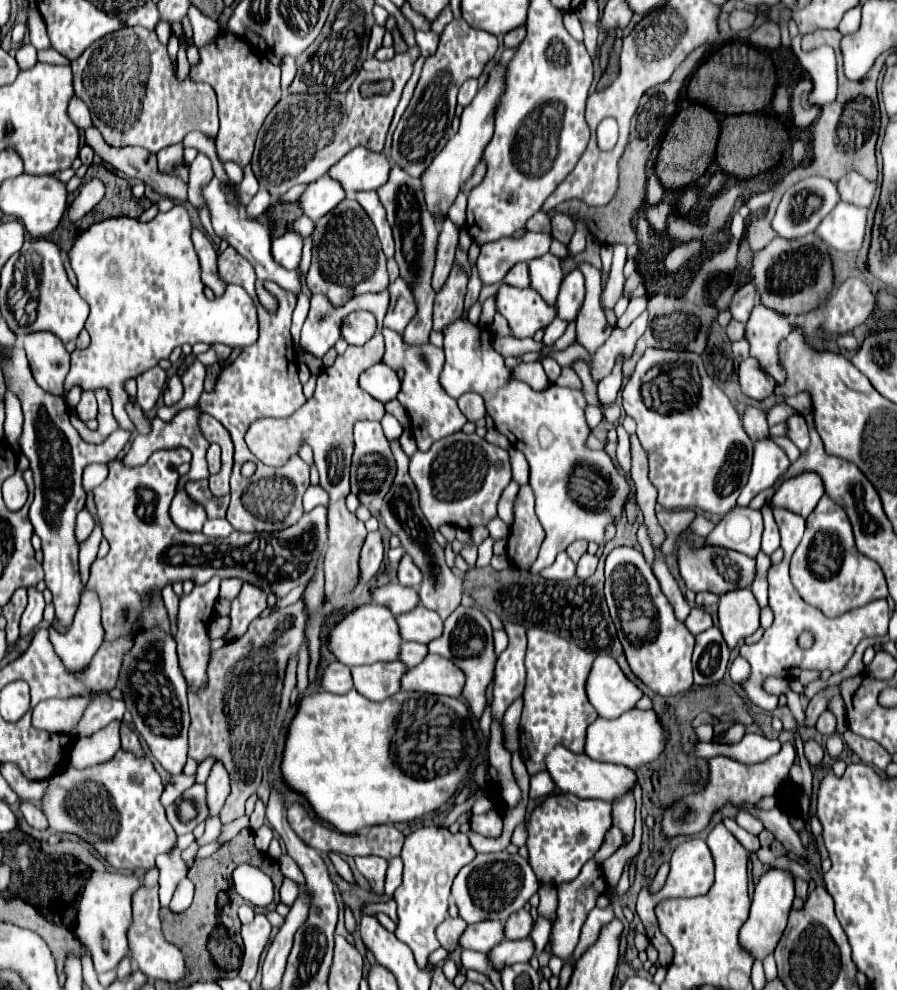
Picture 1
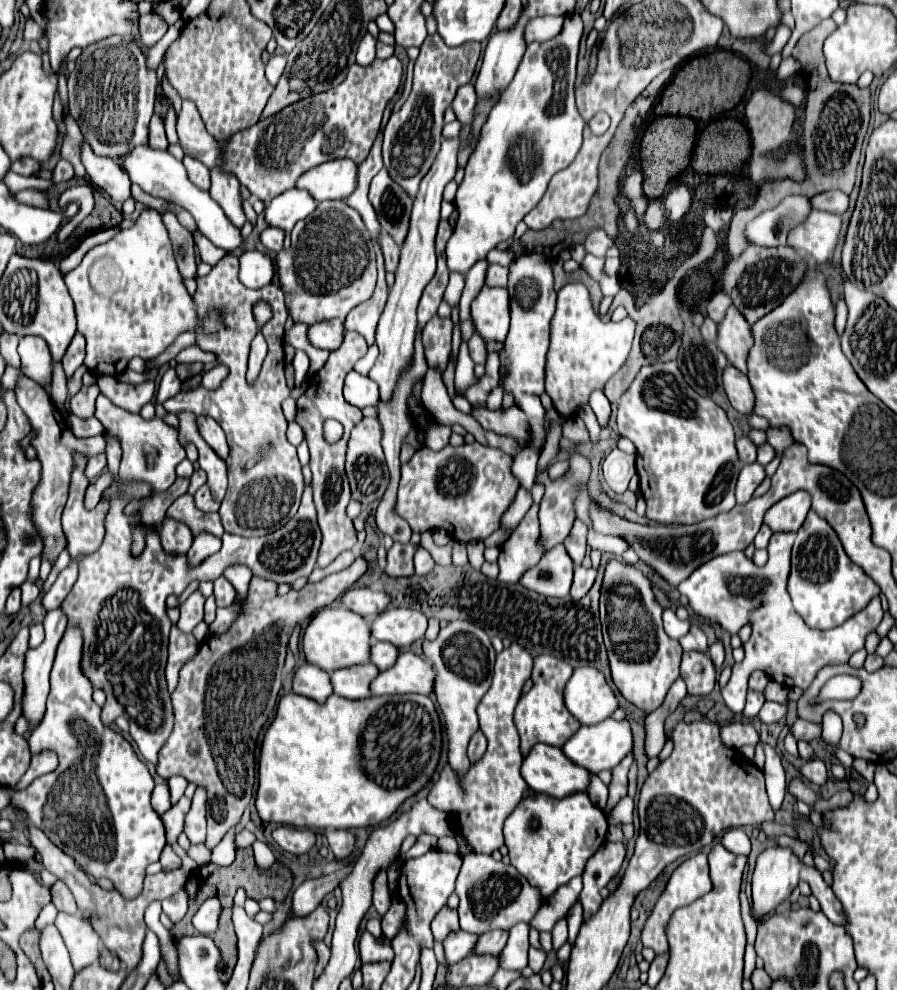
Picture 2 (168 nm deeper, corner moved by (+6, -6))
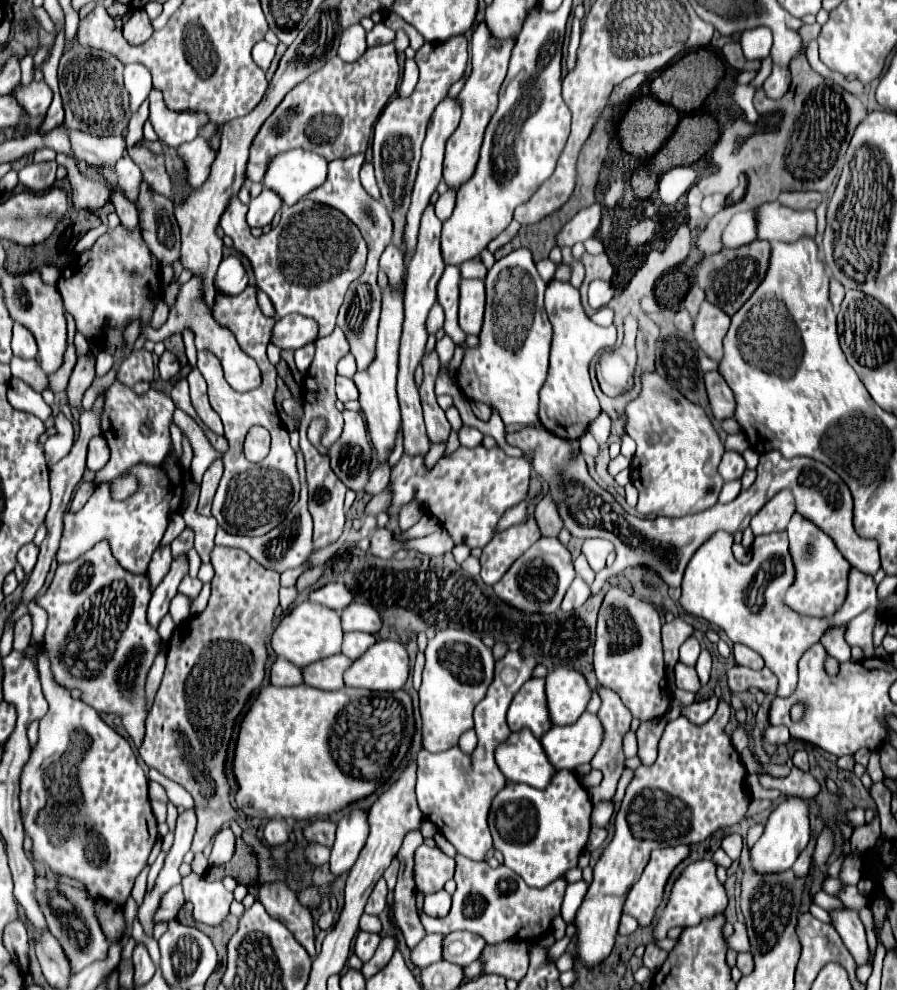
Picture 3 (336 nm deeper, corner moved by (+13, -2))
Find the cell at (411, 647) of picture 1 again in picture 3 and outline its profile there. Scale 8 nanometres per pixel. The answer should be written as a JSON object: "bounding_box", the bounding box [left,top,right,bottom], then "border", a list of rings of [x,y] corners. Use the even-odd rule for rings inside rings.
{"bounding_box":[342,632,376,660],"border":[[[346,632],[342,640],[342,654],[350,660],[356,660],[358,656],[362,656],[362,652],[366,652],[368,644],[374,644],[374,640],[376,638],[366,632]]]}

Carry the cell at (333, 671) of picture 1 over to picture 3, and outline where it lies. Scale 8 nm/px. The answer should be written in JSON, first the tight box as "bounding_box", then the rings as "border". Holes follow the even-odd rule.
{"bounding_box":[270,658,302,686],"border":[[[276,658],[270,666],[270,684],[274,686],[296,686],[296,684],[302,684],[302,674],[300,674],[300,668],[290,664],[288,660],[282,660],[282,658]]]}

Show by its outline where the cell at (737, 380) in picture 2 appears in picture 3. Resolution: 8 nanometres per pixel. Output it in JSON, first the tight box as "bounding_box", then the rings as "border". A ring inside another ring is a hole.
{"bounding_box":[704,370,734,420],"border":[[[714,370],[714,372],[706,372],[704,374],[704,384],[706,384],[706,394],[710,400],[710,408],[712,408],[712,416],[716,420],[726,420],[734,416],[734,396],[728,388],[726,382],[722,382],[722,376]]]}

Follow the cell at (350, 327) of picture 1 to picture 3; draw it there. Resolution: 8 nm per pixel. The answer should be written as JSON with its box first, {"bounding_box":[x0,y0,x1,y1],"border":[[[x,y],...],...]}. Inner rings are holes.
{"bounding_box":[270,314,318,350],"border":[[[288,314],[276,320],[270,342],[280,350],[296,350],[308,342],[314,342],[316,334],[318,330],[314,320],[300,314]]]}

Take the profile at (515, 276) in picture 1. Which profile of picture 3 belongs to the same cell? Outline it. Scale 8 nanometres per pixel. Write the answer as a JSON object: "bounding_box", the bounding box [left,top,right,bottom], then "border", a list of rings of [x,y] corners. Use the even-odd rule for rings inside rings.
{"bounding_box":[460,258,486,280],"border":[[[472,258],[472,260],[466,260],[460,264],[460,274],[462,278],[478,278],[478,280],[484,280],[486,278],[486,266],[482,264],[480,258]]]}

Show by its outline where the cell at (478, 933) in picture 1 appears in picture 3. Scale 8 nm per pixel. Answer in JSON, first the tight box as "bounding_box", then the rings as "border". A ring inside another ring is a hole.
{"bounding_box":[410,934,442,968],"border":[[[426,934],[412,950],[410,950],[410,962],[418,968],[430,966],[434,962],[442,960],[442,936],[438,934]]]}

